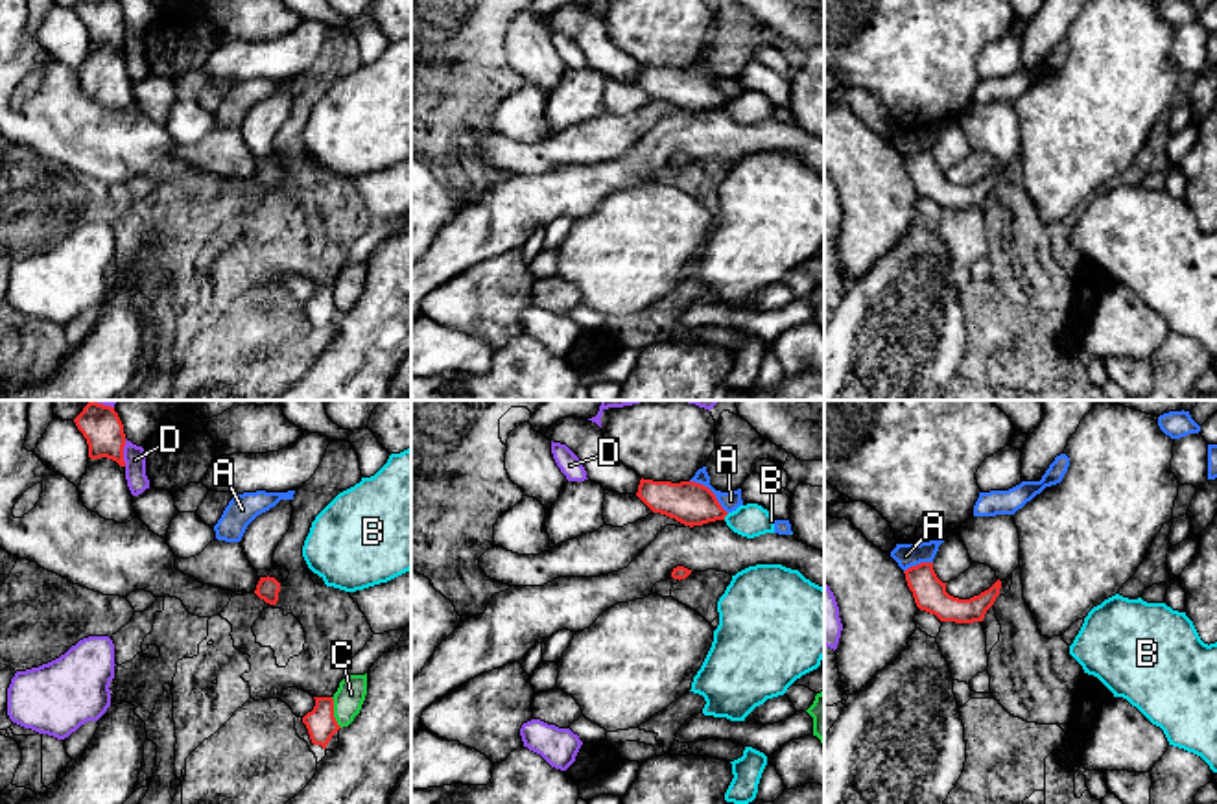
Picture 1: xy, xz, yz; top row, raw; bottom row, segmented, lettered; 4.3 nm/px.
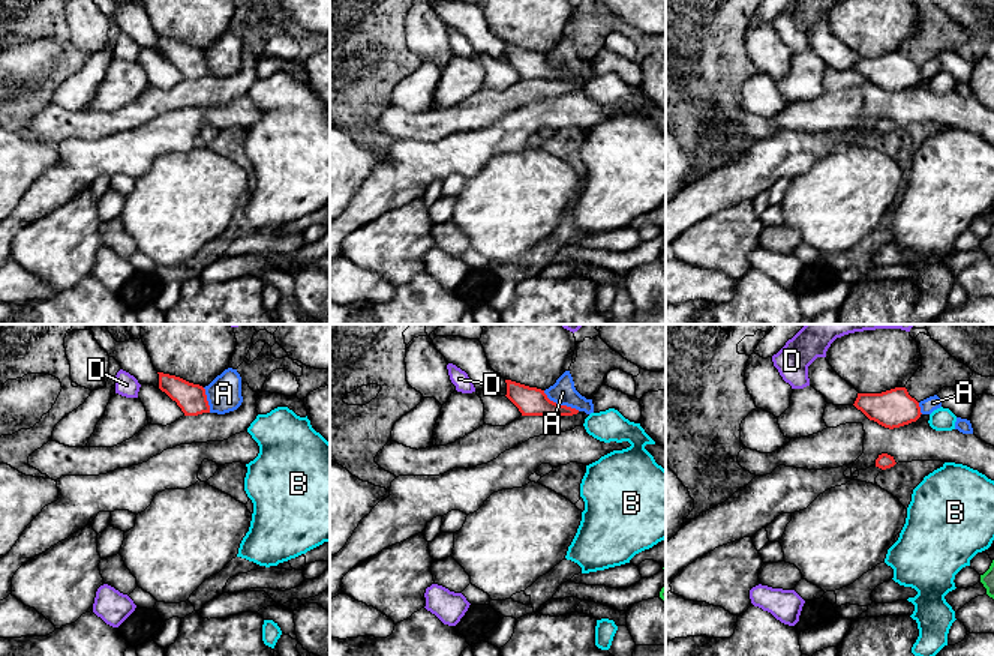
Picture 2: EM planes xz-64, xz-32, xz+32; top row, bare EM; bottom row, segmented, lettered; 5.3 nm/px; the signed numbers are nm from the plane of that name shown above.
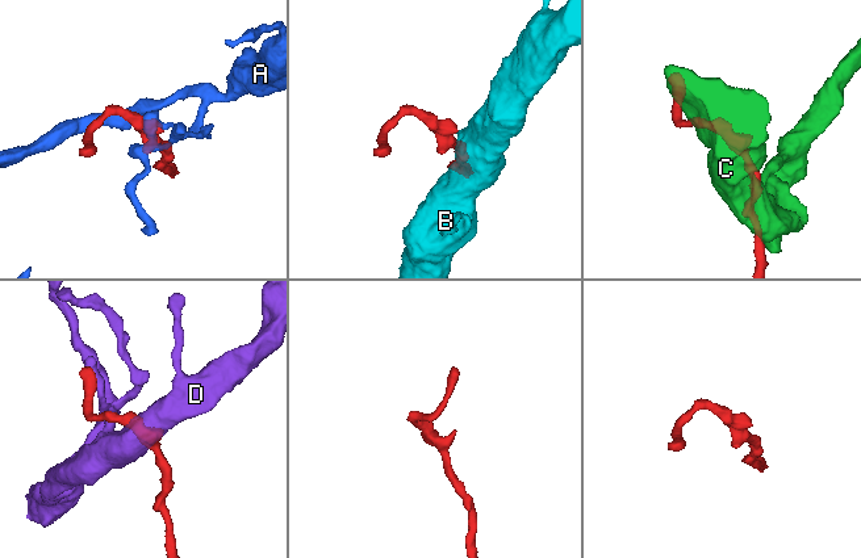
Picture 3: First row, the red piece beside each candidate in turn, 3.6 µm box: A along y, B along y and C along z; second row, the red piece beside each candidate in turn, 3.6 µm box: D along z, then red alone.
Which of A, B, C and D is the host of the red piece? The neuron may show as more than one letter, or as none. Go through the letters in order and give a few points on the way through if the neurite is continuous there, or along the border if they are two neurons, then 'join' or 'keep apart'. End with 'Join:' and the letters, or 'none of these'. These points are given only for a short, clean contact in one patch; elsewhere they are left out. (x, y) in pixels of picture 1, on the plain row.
A: border along xz (690, 67), (705, 72), (727, 100); keep apart
B: border along xz (729, 100), (723, 106); keep apart
C: border along xy (330, 284), (334, 307), (342, 314); keep apart
D: keep apart
Join: none of these

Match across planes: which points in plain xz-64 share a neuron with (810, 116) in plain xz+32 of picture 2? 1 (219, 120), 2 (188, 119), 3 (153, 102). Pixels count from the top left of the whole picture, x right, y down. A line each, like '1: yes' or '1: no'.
1: no
2: no
3: yes

